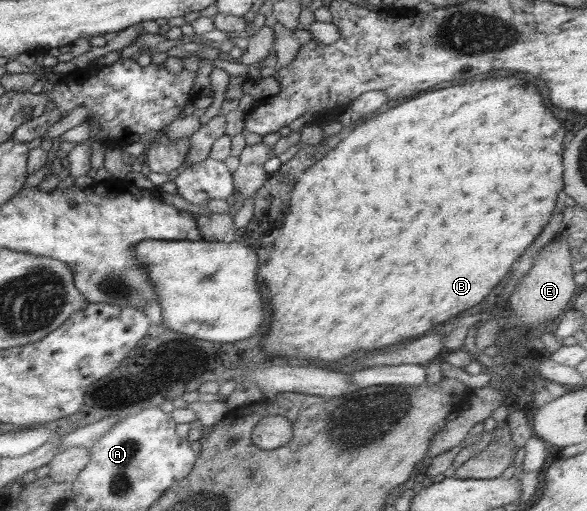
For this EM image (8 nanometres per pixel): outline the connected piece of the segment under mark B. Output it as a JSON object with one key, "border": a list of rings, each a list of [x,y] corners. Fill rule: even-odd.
{"border":[[[513,77],[485,79],[485,81],[463,83],[429,93],[421,92],[421,95],[417,95],[415,99],[409,99],[389,111],[383,111],[367,119],[359,127],[355,127],[345,139],[339,141],[335,149],[331,149],[325,157],[321,157],[315,165],[311,165],[307,171],[301,173],[290,191],[289,217],[283,219],[283,227],[279,229],[279,235],[273,239],[269,257],[257,271],[258,283],[263,283],[267,289],[265,299],[271,311],[267,335],[261,339],[263,351],[275,357],[291,359],[305,357],[307,361],[333,363],[345,359],[353,351],[387,349],[399,345],[399,341],[405,341],[409,337],[417,338],[436,330],[447,323],[450,317],[457,317],[469,307],[480,303],[488,297],[491,289],[508,275],[507,272],[511,271],[513,261],[517,261],[517,258],[541,233],[555,209],[557,193],[564,187],[561,183],[563,137],[565,137],[565,129],[547,111],[537,87],[527,83],[525,85],[517,83],[517,79]]]}

